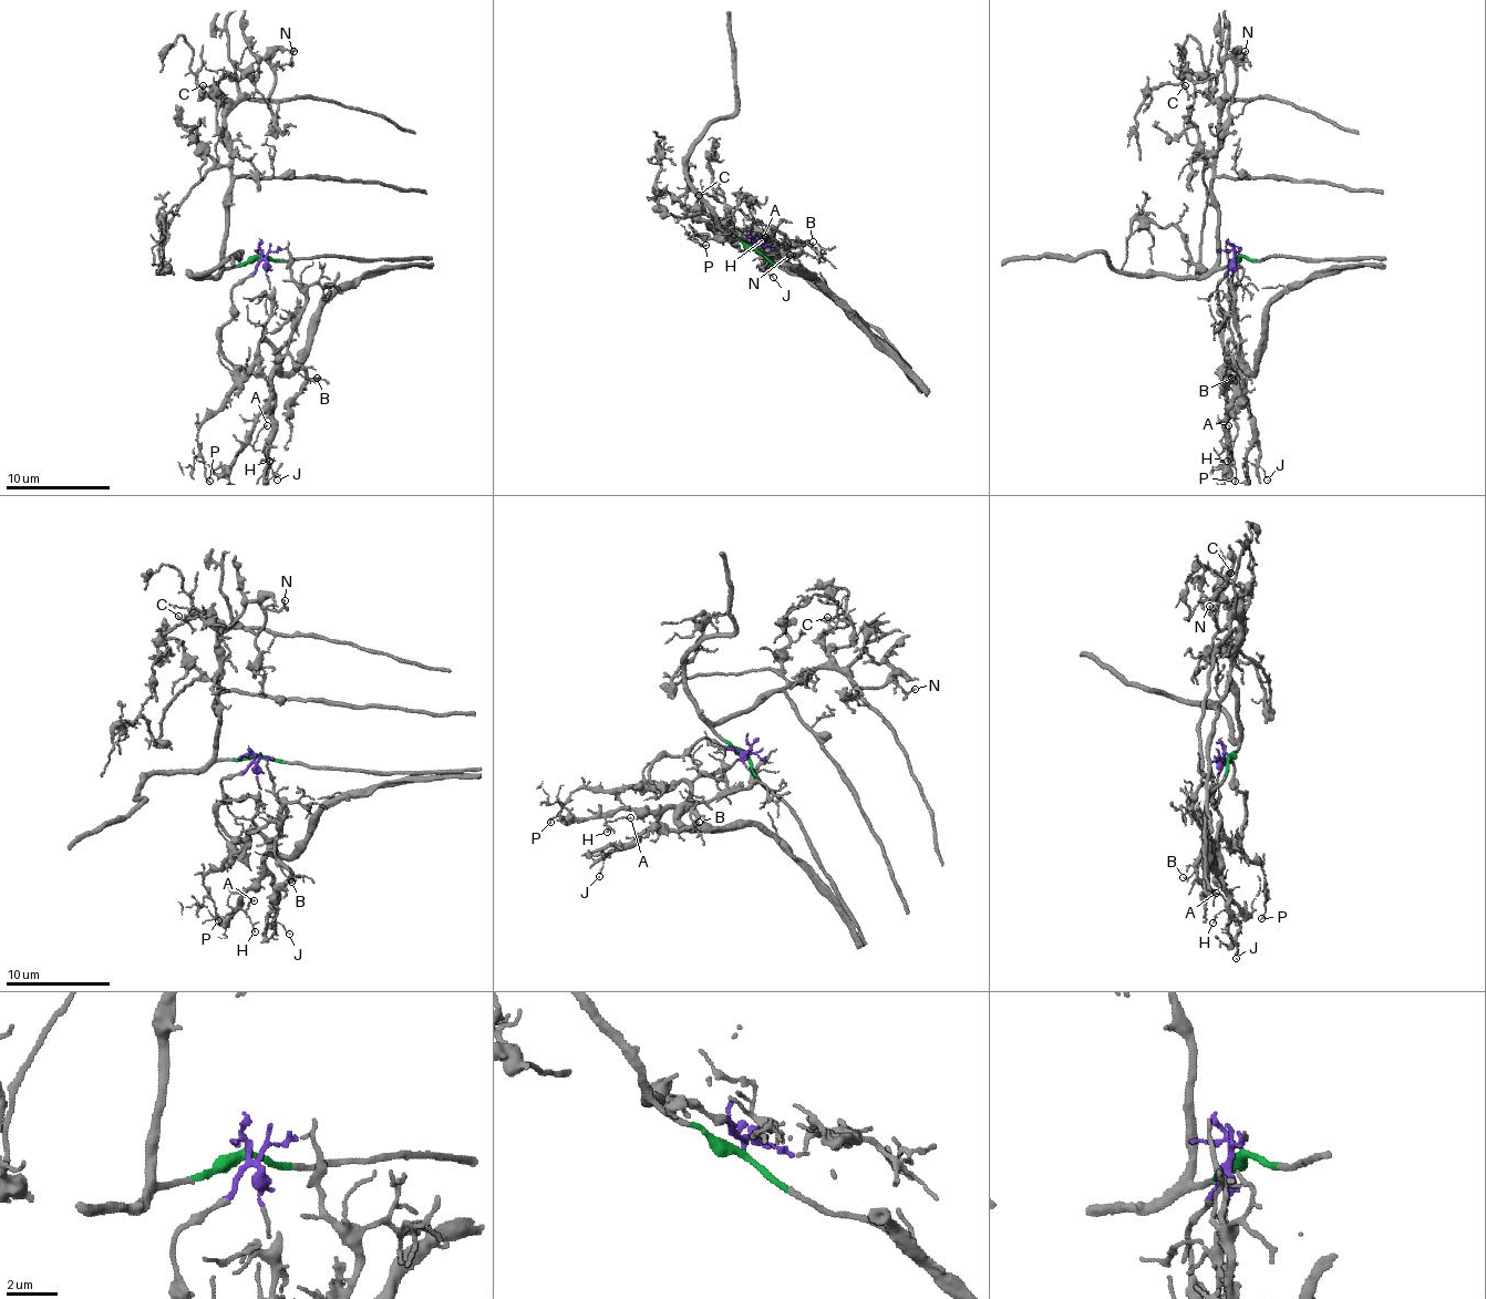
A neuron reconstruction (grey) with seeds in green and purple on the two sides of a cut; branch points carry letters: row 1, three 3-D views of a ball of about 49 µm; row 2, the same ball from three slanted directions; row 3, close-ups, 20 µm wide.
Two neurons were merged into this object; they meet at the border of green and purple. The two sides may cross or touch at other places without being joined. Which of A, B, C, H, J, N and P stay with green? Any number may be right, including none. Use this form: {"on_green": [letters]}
{"on_green": ["C", "N"]}

